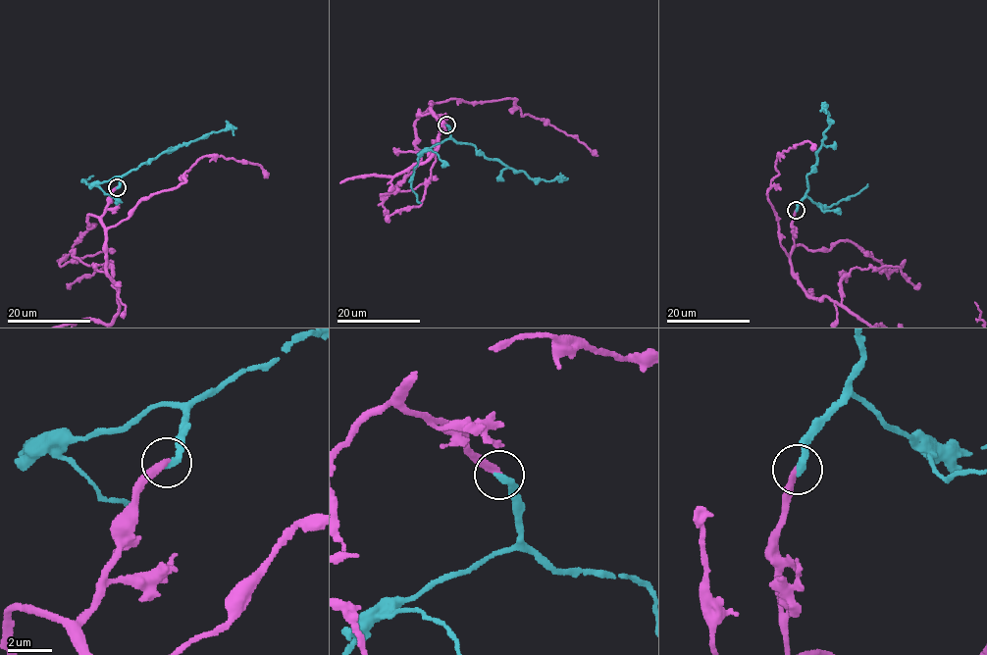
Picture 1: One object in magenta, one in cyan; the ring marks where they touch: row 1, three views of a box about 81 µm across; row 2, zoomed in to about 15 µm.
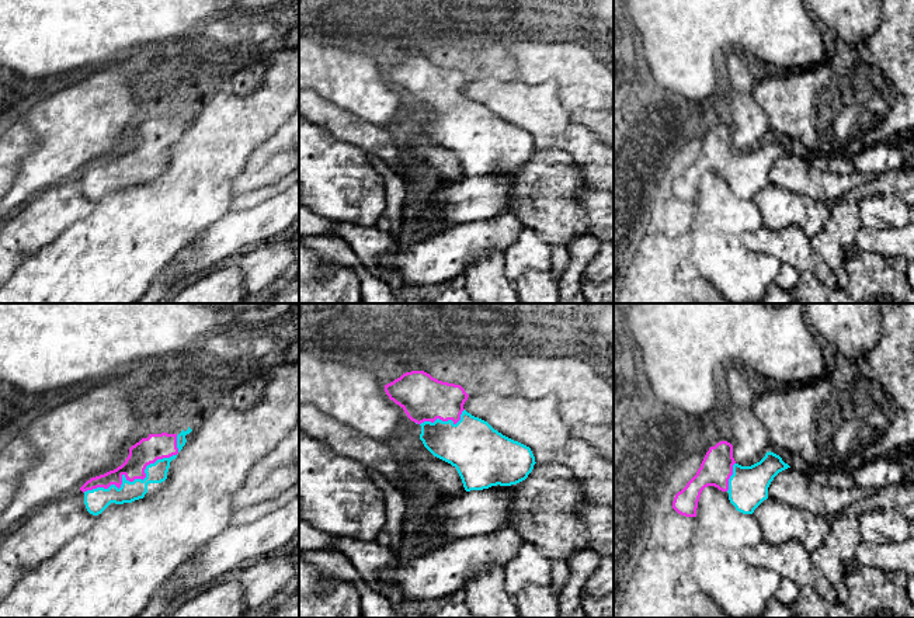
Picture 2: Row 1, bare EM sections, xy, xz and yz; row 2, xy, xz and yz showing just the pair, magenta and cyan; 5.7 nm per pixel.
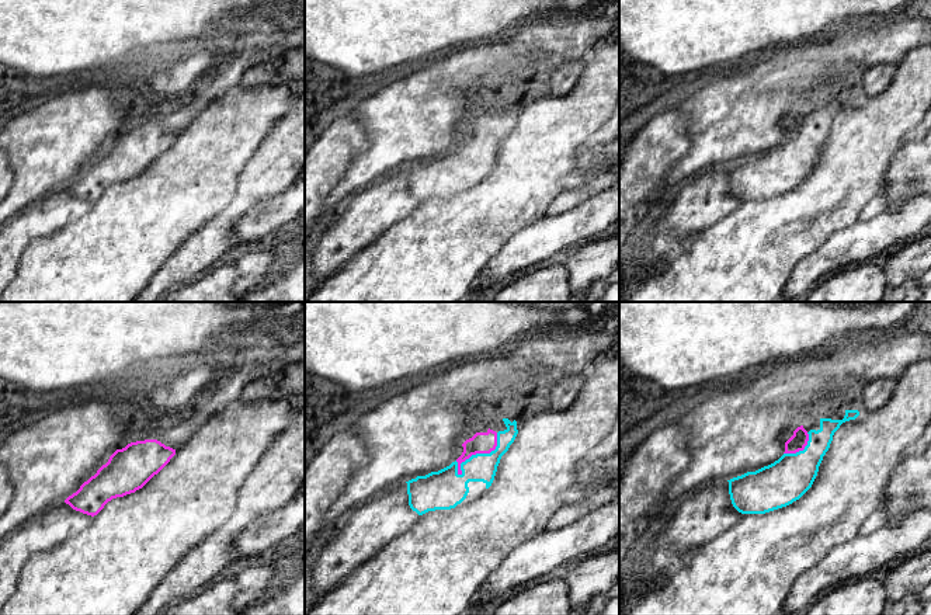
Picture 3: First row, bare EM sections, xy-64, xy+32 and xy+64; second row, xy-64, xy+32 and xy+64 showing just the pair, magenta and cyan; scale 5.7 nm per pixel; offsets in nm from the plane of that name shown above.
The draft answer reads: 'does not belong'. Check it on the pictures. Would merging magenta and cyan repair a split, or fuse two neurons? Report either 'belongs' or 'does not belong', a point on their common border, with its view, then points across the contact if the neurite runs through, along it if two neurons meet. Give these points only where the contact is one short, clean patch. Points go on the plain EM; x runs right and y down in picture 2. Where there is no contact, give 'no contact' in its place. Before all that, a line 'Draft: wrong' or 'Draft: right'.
Draft: wrong
belongs; meets magenta in xy at (139, 163)

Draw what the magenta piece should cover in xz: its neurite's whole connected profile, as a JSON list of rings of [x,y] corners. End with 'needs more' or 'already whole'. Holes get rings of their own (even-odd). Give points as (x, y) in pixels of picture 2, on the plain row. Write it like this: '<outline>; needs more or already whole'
[[[411,56],[385,70],[385,77],[411,107],[421,111],[424,132],[456,153],[466,177],[517,170],[532,157],[536,147],[531,133],[468,98],[463,90],[469,80],[461,70],[438,66],[424,56]]]; needs more

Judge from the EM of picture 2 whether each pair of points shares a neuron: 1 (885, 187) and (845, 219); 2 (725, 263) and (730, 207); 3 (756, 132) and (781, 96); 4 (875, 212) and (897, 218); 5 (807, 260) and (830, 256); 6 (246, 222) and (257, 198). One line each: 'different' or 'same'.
1: same
2: same
3: different
4: same
5: different
6: different

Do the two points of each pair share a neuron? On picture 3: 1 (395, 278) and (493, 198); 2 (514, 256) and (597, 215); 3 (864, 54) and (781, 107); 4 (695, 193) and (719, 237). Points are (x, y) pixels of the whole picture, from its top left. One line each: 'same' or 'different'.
1: same
2: same
3: same
4: different

